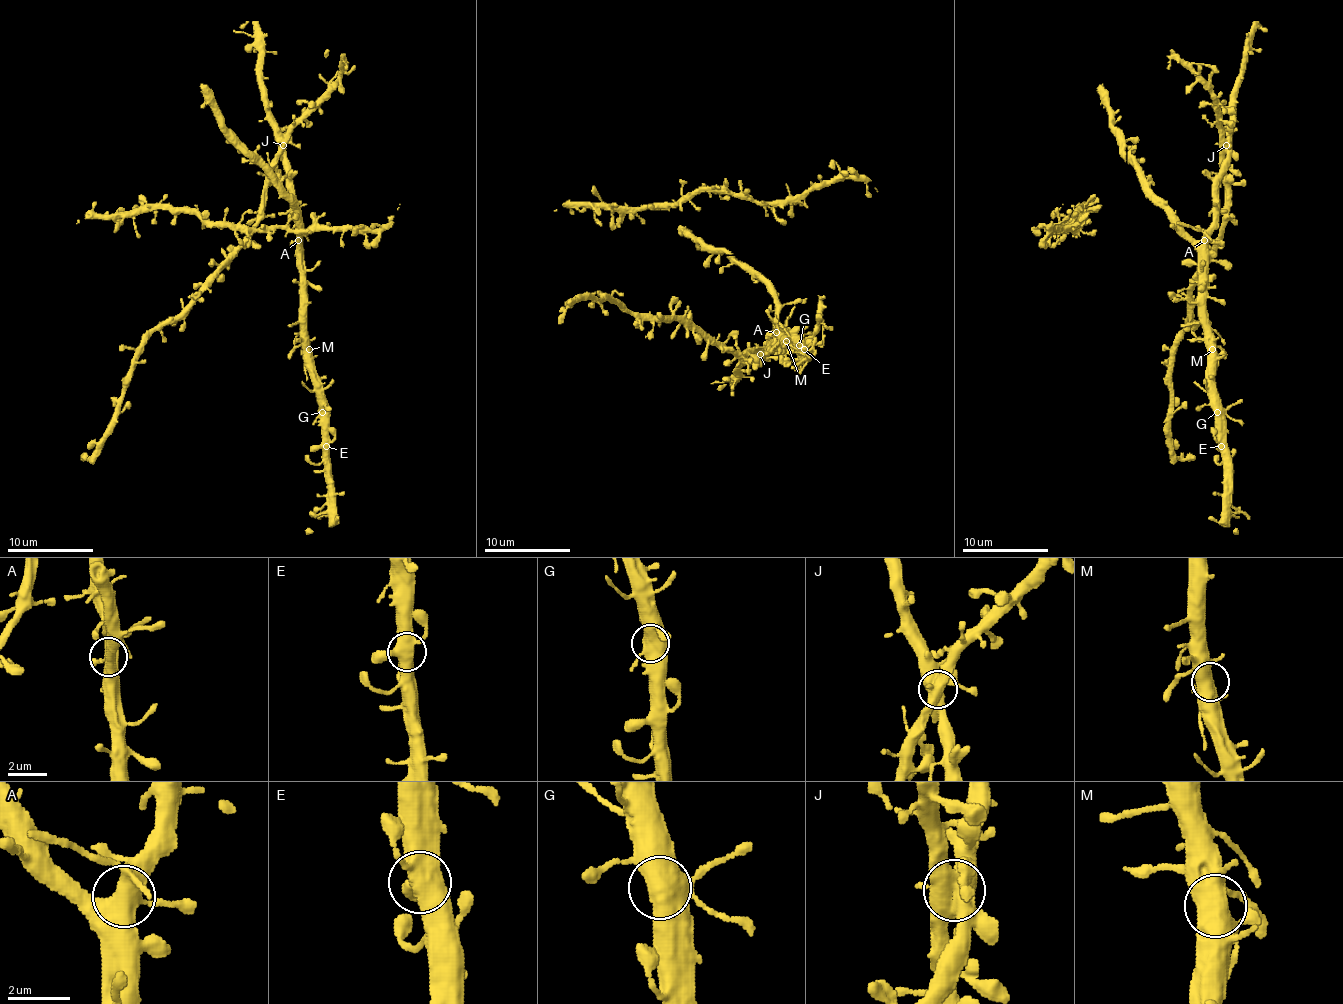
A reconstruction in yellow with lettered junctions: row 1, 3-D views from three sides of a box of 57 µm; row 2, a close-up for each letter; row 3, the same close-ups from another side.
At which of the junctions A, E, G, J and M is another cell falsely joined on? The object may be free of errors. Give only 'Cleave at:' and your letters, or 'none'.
Cleave at: J

